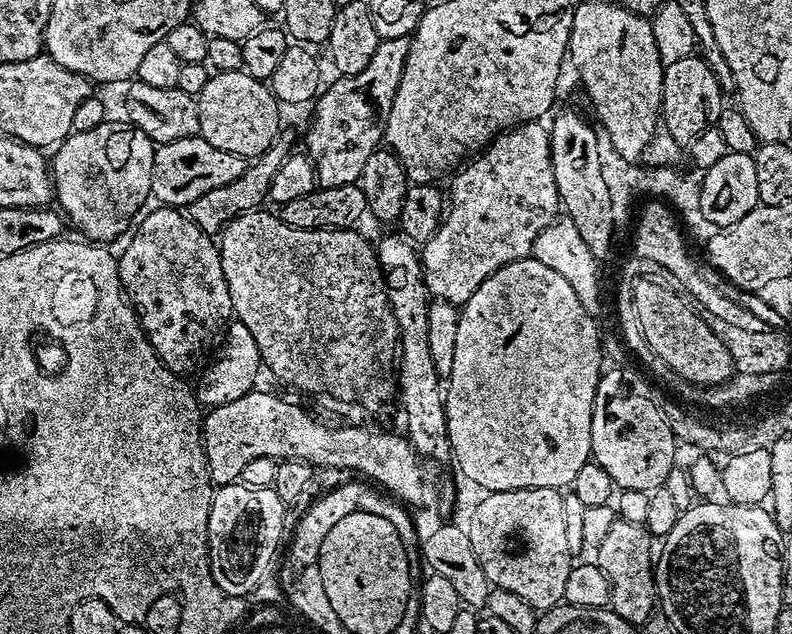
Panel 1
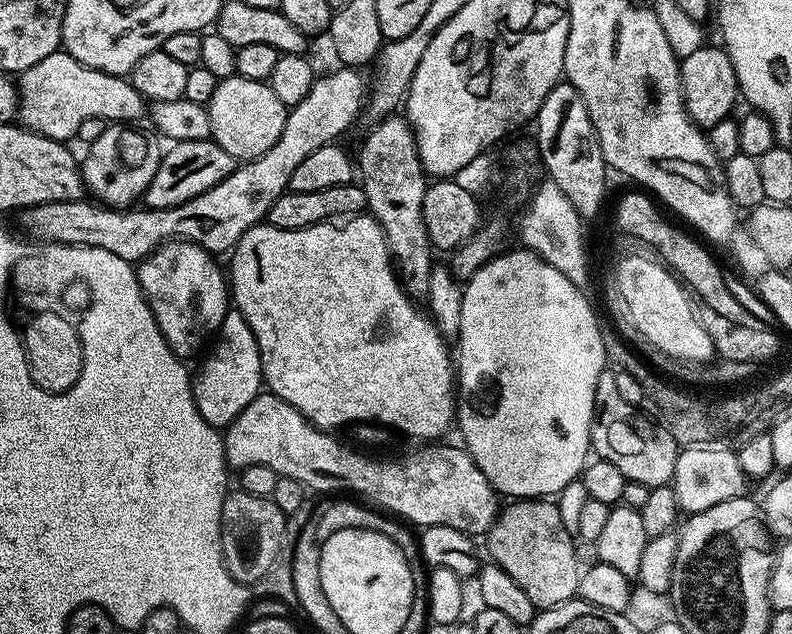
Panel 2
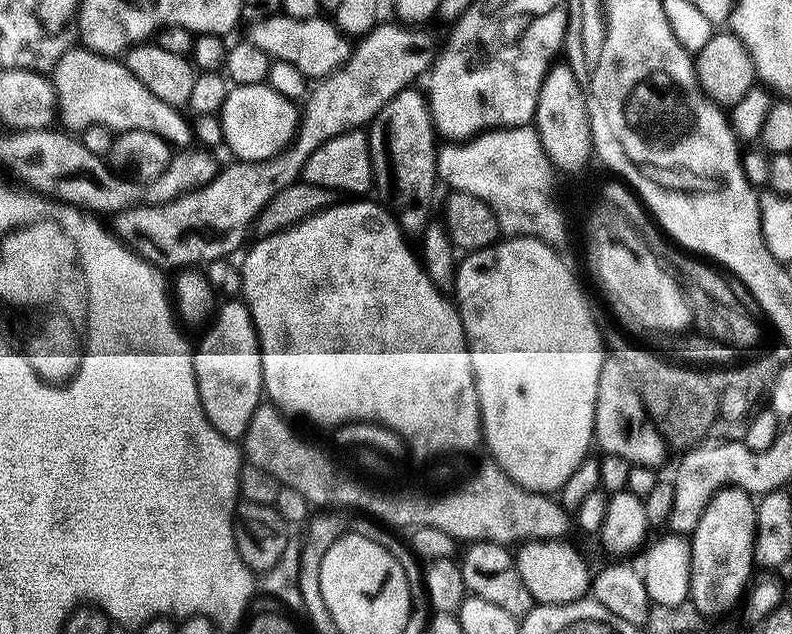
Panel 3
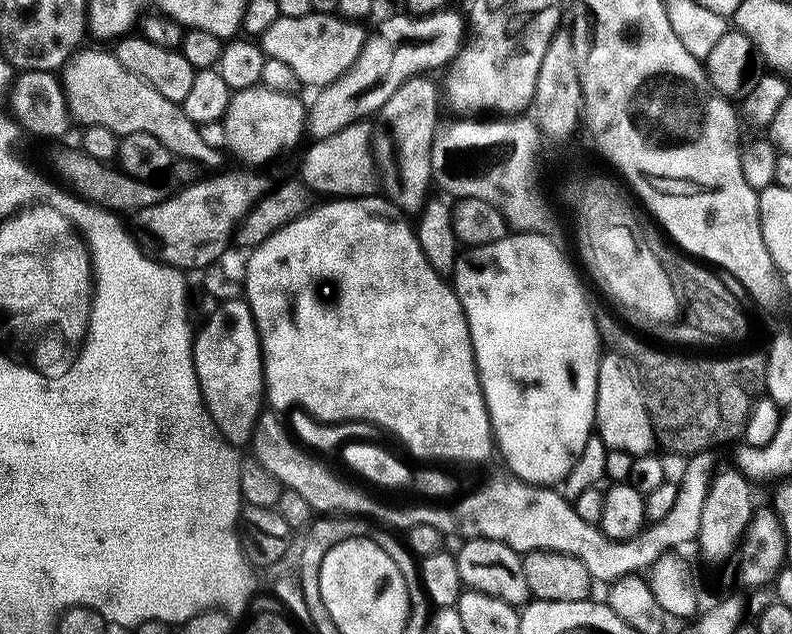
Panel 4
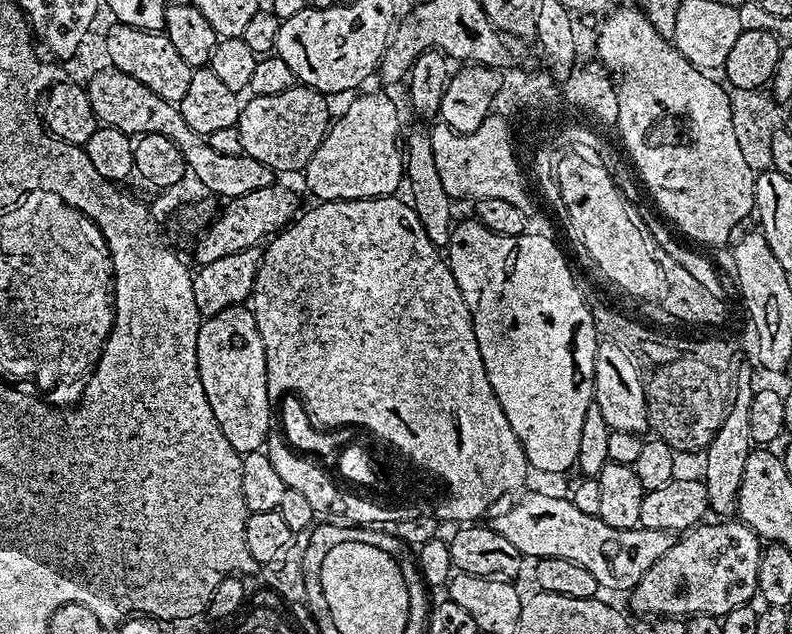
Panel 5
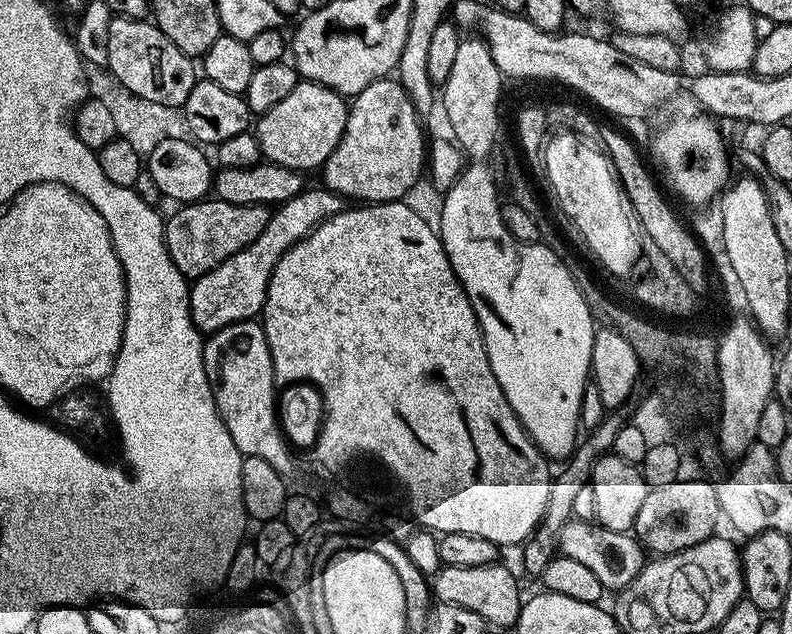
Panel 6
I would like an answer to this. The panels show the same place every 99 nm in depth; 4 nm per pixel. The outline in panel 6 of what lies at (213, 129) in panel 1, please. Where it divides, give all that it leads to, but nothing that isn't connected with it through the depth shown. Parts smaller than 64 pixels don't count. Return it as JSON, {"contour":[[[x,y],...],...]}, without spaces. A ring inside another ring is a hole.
{"contour":[[[298,82],[278,106],[259,113],[255,121],[254,135],[260,143],[261,157],[269,164],[281,164],[305,174],[311,173],[311,168],[323,169],[346,130],[349,107],[349,101],[333,88]]]}

